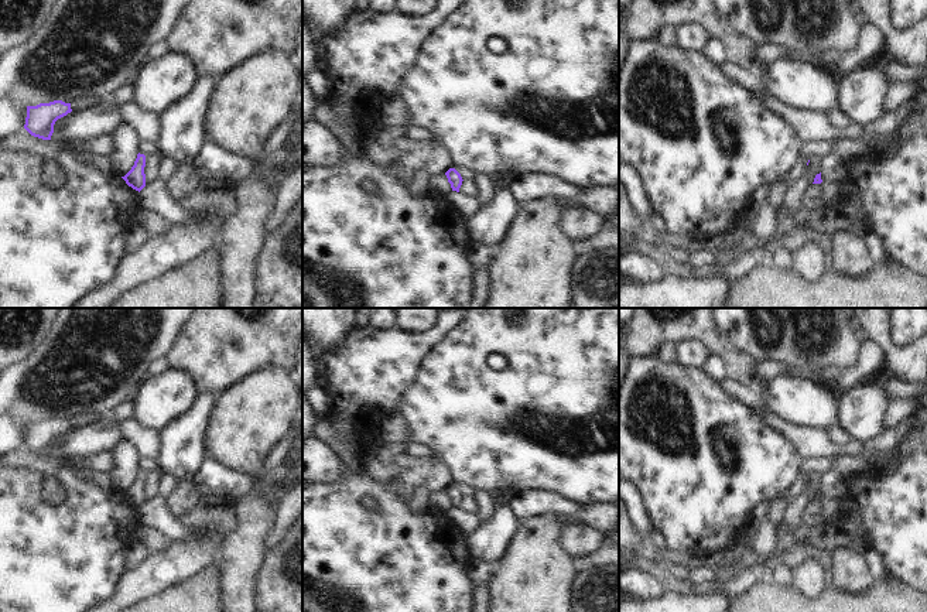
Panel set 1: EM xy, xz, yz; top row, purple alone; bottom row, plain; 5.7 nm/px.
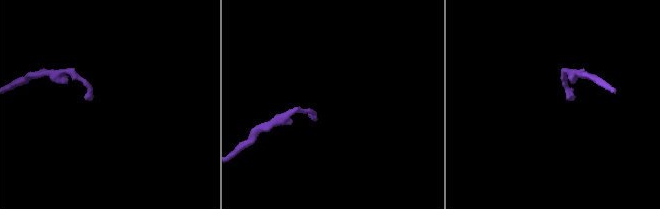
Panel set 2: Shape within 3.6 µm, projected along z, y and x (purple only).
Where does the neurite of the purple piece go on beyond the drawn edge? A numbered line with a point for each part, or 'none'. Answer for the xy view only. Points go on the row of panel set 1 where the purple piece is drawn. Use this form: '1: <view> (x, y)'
none

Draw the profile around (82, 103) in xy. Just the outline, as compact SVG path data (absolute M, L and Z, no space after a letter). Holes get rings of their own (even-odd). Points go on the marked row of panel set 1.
M100 96L93 98L79 98L71 103L72 112L83 112L86 109L99 106L103 103L103 99Z

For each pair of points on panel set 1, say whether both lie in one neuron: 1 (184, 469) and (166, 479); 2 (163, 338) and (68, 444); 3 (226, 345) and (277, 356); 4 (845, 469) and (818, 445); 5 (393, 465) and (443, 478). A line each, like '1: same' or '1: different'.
1: different
2: different
3: same
4: different
5: same

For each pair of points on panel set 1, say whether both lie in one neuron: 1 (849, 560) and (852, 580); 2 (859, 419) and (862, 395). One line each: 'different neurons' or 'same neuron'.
1: same neuron
2: same neuron

